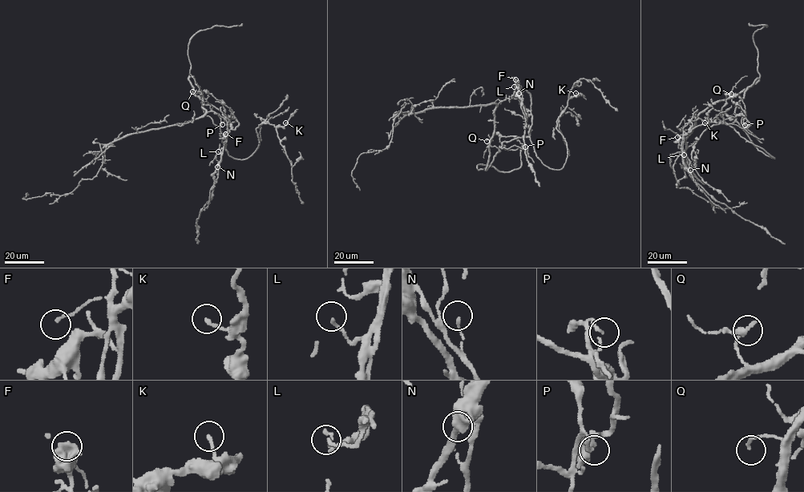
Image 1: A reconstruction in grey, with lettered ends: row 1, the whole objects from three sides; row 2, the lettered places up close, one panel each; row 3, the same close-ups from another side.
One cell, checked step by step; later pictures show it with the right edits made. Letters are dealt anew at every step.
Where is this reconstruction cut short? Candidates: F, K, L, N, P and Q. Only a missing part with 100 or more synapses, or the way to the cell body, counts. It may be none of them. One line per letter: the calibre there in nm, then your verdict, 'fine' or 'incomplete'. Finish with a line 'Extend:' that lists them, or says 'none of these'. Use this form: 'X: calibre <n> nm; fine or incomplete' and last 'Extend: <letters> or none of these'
F: calibre 140 nm; fine
K: calibre 180 nm; fine
L: calibre 160 nm; fine
N: calibre 120 nm; fine
P: calibre 130 nm; fine
Q: calibre 130 nm; fine
Extend: none of these

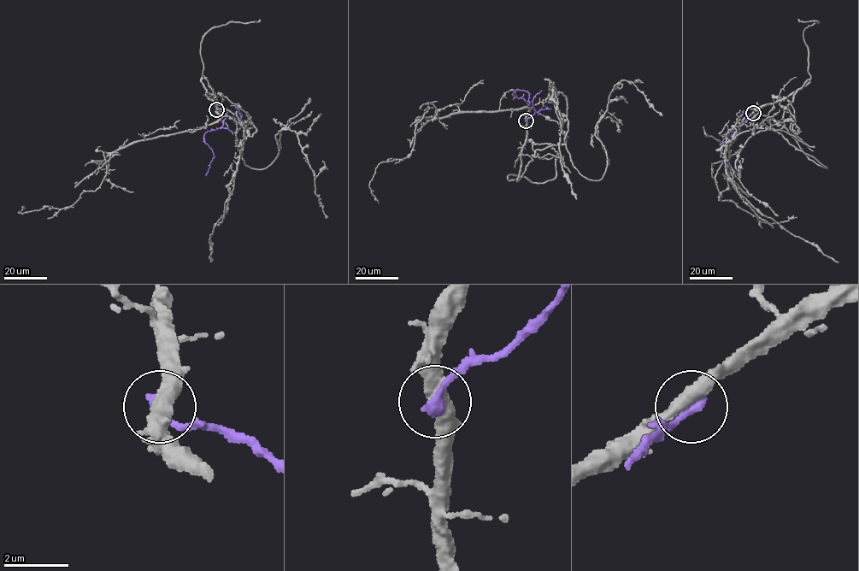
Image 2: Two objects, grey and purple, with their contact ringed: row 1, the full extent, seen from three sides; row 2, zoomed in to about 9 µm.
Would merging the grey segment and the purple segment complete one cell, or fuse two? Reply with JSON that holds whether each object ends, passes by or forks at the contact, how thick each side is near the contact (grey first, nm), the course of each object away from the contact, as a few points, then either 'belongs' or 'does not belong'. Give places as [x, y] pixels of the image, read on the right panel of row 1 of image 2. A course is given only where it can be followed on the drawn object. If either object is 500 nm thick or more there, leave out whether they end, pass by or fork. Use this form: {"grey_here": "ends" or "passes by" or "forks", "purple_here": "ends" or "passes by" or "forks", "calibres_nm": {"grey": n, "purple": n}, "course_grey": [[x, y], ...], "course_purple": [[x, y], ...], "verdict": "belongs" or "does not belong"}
{"grey_here": "passes by", "purple_here": "ends", "calibres_nm": {"grey": 440, "purple": 340}, "course_grey": [[753, 113], [786, 98], [785, 126], [827, 168], [775, 131], [754, 133], [735, 168], [747, 191], [778, 215]], "course_purple": [[753, 113], [722, 141], [720, 149], [737, 174], [737, 180]], "verdict": "does not belong"}

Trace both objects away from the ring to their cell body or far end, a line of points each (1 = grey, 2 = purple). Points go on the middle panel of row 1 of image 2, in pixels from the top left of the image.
1: (526, 120), (522, 153), (564, 144), (598, 180), (595, 127), (614, 86), (632, 82), (662, 115)
2: (526, 120), (535, 113), (533, 106), (517, 97), (515, 91), (522, 90), (529, 93), (528, 105)

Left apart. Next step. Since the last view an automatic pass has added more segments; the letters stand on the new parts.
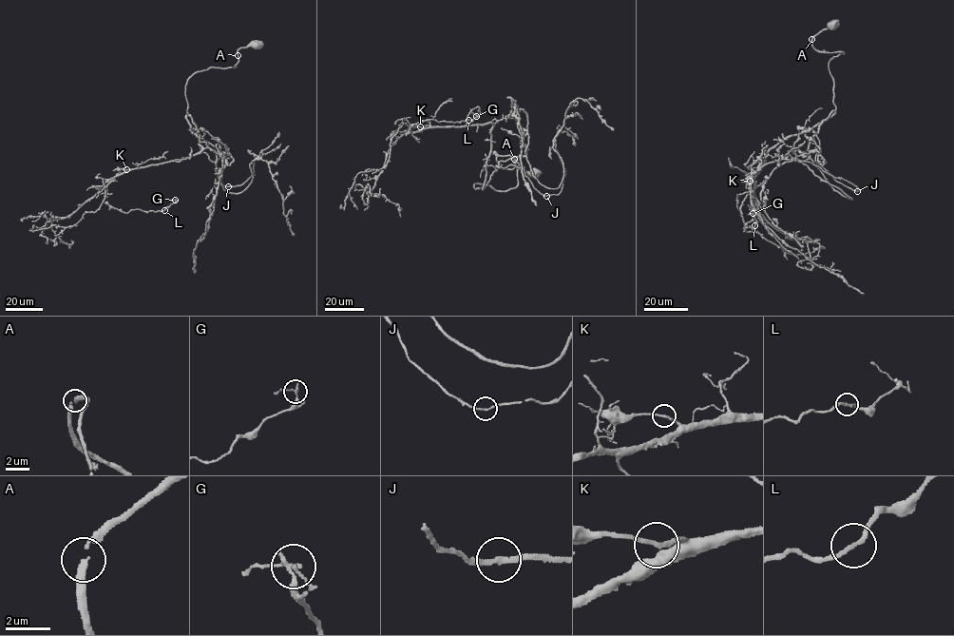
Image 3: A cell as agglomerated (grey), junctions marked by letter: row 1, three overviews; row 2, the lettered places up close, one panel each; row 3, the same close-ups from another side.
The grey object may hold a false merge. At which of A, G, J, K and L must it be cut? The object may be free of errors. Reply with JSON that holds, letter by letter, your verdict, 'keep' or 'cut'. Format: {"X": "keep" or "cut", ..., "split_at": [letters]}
{"A": "keep", "G": "keep", "J": "keep", "K": "keep", "L": "keep", "split_at": []}

